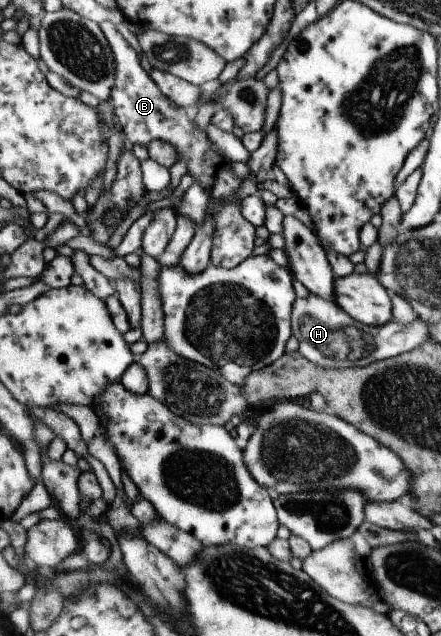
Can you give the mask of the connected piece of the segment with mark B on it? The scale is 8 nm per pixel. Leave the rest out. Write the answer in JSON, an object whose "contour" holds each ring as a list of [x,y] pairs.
{"contour":[[[105,21],[100,26],[113,48],[115,65],[117,65],[111,102],[124,135],[133,145],[148,146],[151,141],[159,139],[159,141],[171,143],[177,149],[187,169],[191,169],[192,179],[197,179],[197,183],[205,187],[205,191],[208,191],[211,197],[211,205],[217,209],[215,213],[217,231],[213,237],[212,263],[225,269],[237,267],[253,255],[255,239],[257,239],[255,225],[251,225],[241,213],[242,201],[237,201],[233,197],[241,189],[242,178],[235,175],[231,167],[232,161],[221,157],[221,153],[209,141],[207,132],[197,127],[194,113],[184,107],[179,107],[162,93],[157,83],[151,79],[150,73],[141,67],[137,51],[121,35],[121,31],[115,27],[114,22]]]}

